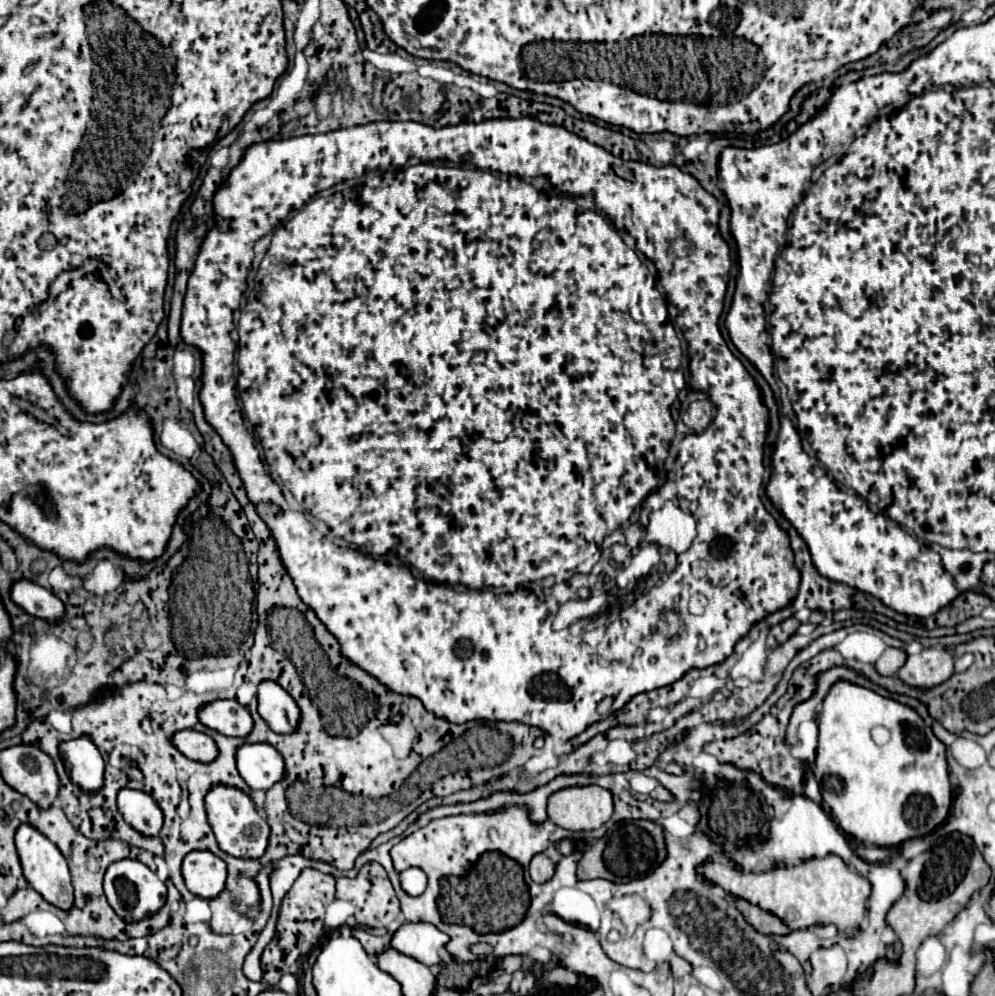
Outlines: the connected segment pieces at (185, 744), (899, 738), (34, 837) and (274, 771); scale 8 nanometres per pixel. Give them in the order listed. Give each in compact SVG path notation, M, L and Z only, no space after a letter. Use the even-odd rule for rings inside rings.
M194 729L174 733L172 743L174 743L174 747L178 747L178 751L182 755L186 755L188 759L200 761L200 763L210 763L218 755L218 749L216 749L216 743L212 741L212 737L206 733L194 731Z
M836 681L832 683L822 701L822 711L818 715L818 731L820 733L814 775L820 783L824 803L828 803L830 807L832 819L848 835L854 835L858 841L868 845L892 847L902 841L928 835L946 819L952 803L952 787L948 781L946 765L946 745L934 735L934 731L930 731L930 727L912 707L894 699L886 699L874 693L872 689L860 687L856 683ZM876 725L882 725L892 733L892 739L882 747L878 747L870 737L870 729Z
M22 823L14 835L14 843L16 843L16 851L24 869L24 877L30 883L32 889L36 889L48 903L60 907L60 909L70 909L72 901L74 901L74 893L72 893L72 883L70 883L70 873L68 873L68 865L64 855L60 853L60 849L46 839L46 835L42 835L36 827L30 827L28 823Z
M242 743L236 751L236 765L250 789L270 789L284 777L284 759L270 743Z

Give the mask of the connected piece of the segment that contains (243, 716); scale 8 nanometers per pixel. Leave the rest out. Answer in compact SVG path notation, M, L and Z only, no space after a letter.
M218 699L200 707L198 719L208 729L230 737L246 737L252 731L252 717L236 699Z

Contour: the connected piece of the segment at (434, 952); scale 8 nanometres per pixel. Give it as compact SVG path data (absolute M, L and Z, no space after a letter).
M404 923L398 927L398 931L392 935L390 945L404 953L410 955L424 965L440 965L438 951L444 949L444 943L448 943L448 935L442 933L438 927L432 923Z

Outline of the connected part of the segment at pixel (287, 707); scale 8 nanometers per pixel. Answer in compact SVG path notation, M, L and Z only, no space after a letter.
M274 681L258 685L258 713L274 733L292 733L300 719L294 699Z

